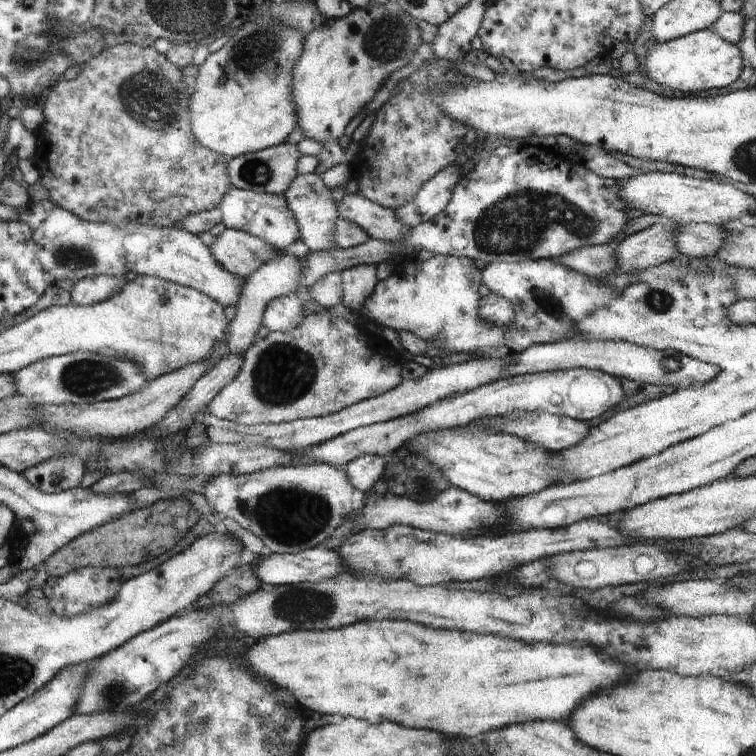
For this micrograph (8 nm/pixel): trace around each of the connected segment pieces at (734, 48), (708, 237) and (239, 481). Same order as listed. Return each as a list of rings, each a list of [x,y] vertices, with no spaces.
[[[710,29],[666,43],[657,43],[650,49],[645,63],[647,76],[677,95],[700,94],[713,88],[726,88],[743,74],[747,65],[737,44],[722,40]]]
[[[678,224],[678,249],[681,255],[694,259],[711,259],[722,249],[727,232],[715,225]]]
[[[292,464],[292,466],[280,466],[275,470],[260,470],[252,474],[220,474],[210,477],[204,488],[204,498],[216,513],[231,518],[242,528],[256,535],[265,545],[267,552],[271,553],[298,553],[318,547],[324,542],[342,522],[344,516],[348,518],[352,513],[352,494],[354,488],[349,482],[349,477],[342,467],[334,467],[328,464]]]

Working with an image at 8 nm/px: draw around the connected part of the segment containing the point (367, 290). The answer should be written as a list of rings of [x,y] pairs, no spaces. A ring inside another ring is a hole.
[[[360,264],[341,273],[343,281],[343,303],[356,310],[363,301],[372,295],[378,283],[377,266]]]

